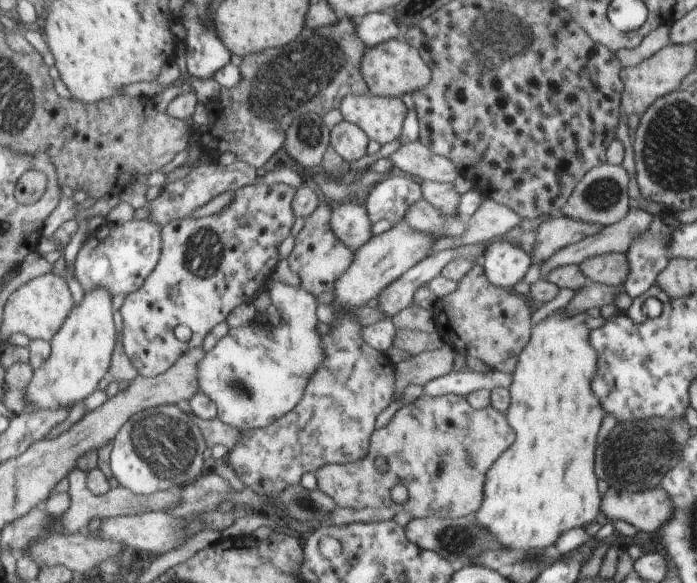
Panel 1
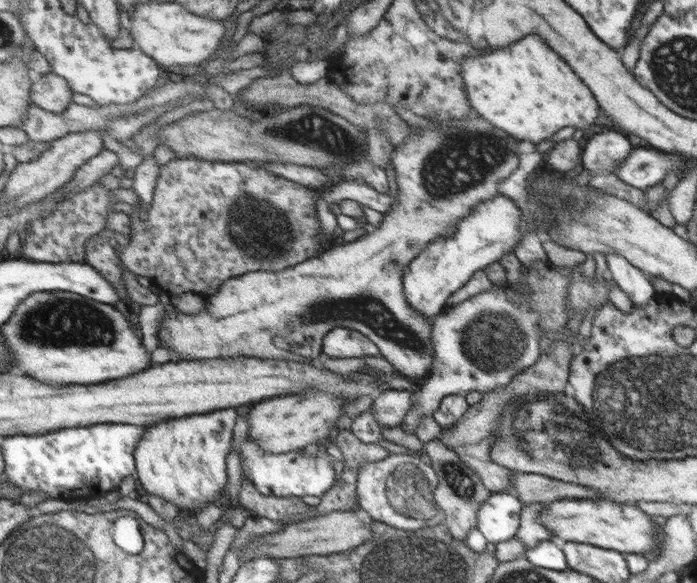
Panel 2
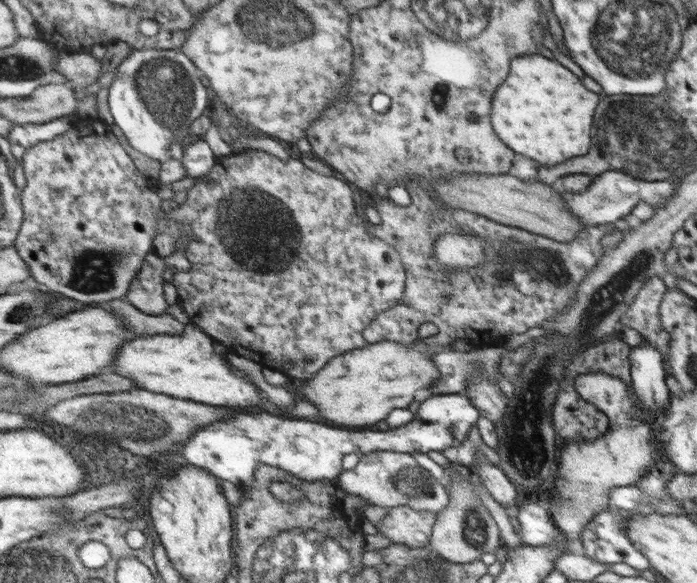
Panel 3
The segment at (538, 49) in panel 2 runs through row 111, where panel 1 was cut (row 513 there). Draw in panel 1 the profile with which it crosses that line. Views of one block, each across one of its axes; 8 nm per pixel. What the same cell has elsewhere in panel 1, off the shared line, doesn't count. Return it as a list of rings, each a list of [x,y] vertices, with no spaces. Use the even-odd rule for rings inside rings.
[[[558,308],[550,315],[546,316],[535,324],[535,330],[531,330],[531,346],[527,346],[527,350],[523,350],[523,358],[519,358],[519,366],[514,366],[512,379],[508,386],[510,394],[510,403],[505,411],[507,422],[511,422],[511,426],[515,426],[515,446],[511,446],[511,450],[507,450],[507,454],[503,454],[503,458],[499,458],[499,462],[495,462],[495,466],[491,466],[491,474],[487,474],[487,498],[483,499],[483,506],[479,506],[479,510],[475,513],[475,522],[479,522],[479,526],[483,526],[489,534],[495,534],[495,538],[503,544],[503,548],[524,552],[539,550],[539,548],[549,548],[555,544],[555,540],[571,530],[571,528],[579,530],[585,528],[585,524],[593,523],[599,512],[599,492],[597,492],[597,478],[595,478],[595,462],[599,462],[599,446],[593,454],[595,448],[595,434],[599,428],[599,422],[603,418],[603,410],[599,408],[597,400],[591,396],[589,390],[589,380],[595,372],[595,354],[591,344],[587,344],[587,328],[583,326],[583,318],[587,317],[586,313],[581,314],[563,314],[565,308]]]

